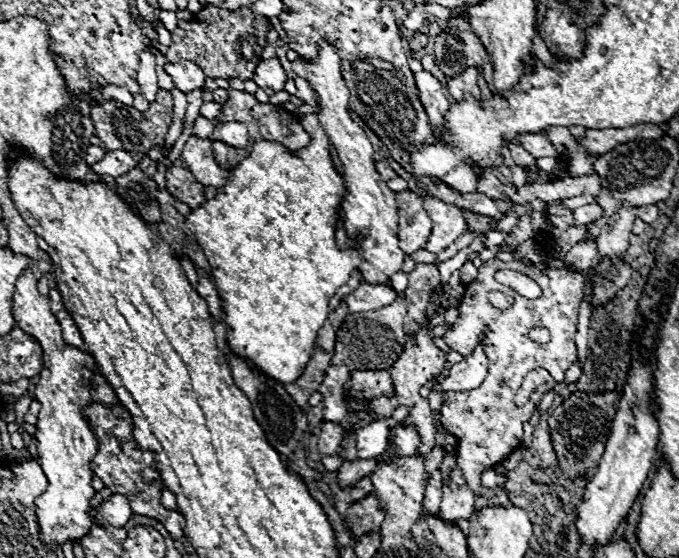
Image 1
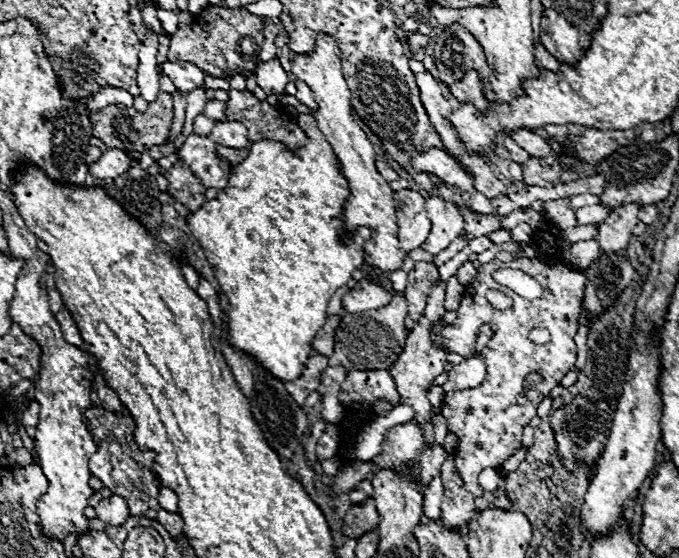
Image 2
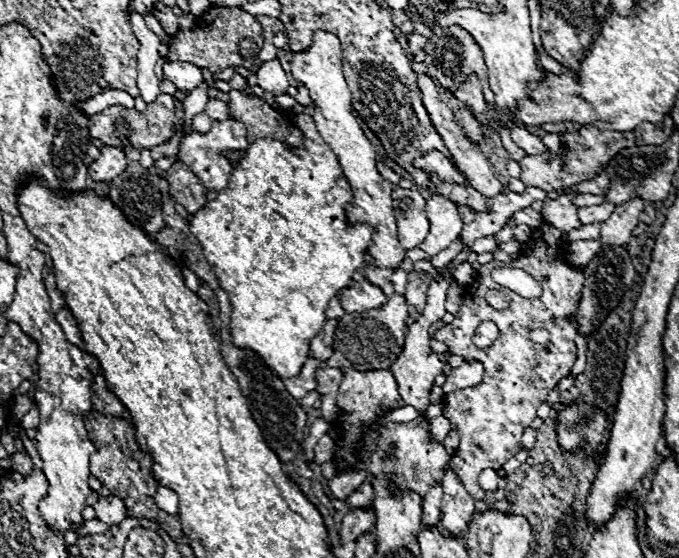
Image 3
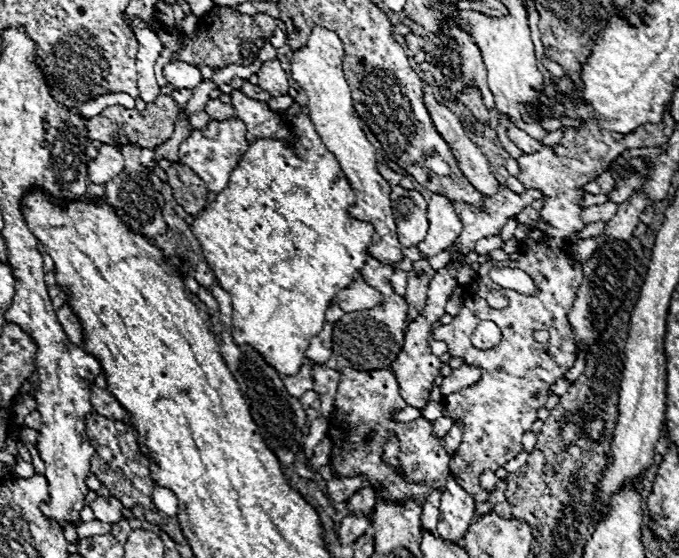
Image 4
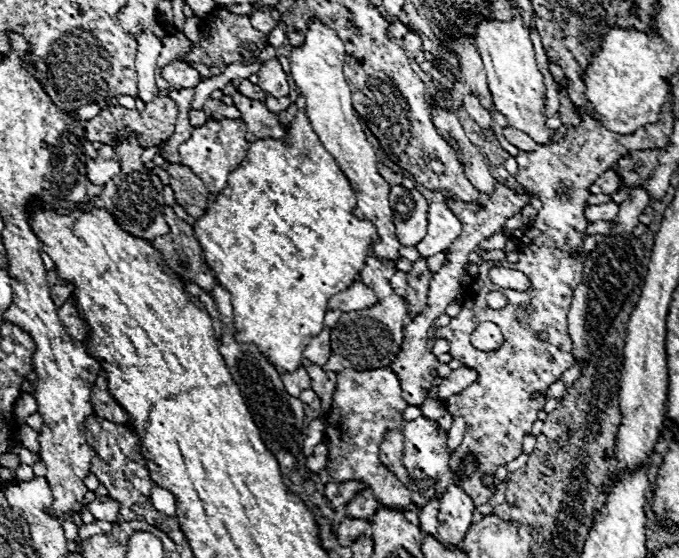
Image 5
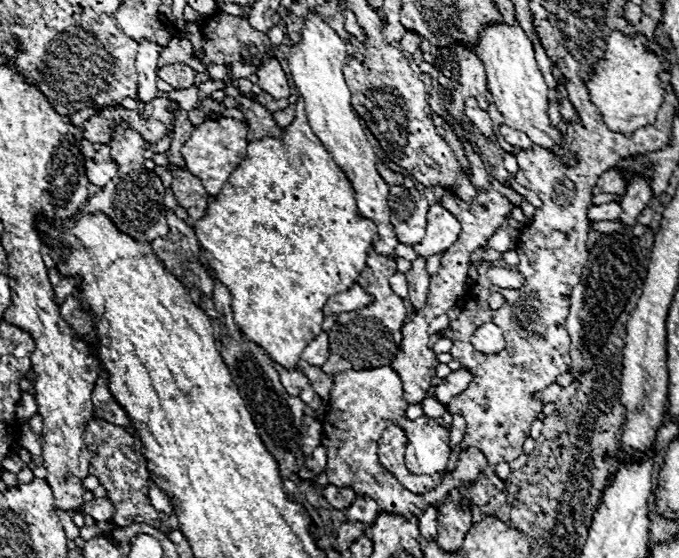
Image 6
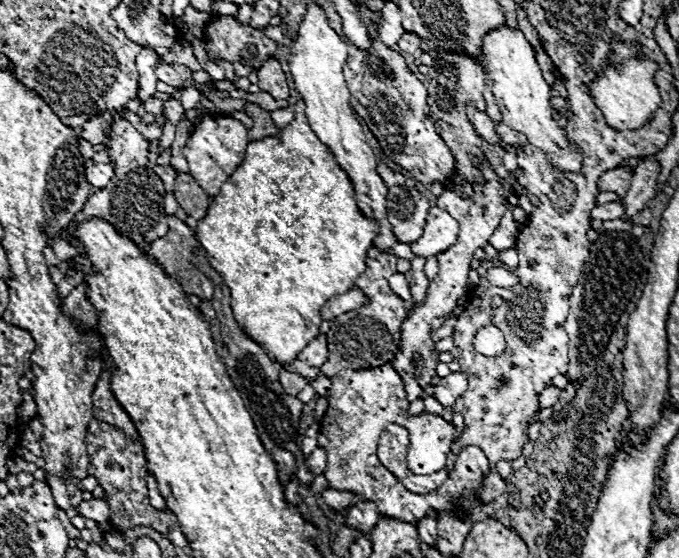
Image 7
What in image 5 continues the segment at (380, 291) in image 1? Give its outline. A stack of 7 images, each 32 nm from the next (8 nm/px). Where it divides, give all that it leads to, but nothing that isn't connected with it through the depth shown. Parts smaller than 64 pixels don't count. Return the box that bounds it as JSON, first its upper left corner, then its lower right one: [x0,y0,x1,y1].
[328,280,378,312]

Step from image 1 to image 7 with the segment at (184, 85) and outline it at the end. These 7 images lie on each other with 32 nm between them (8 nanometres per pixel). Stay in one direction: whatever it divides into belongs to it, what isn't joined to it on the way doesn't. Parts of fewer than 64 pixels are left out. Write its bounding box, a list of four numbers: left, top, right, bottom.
[156,64,192,88]

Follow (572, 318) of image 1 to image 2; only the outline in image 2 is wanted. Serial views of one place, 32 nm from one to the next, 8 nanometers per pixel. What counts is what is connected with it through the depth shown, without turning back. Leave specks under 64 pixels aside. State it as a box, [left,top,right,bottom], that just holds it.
[440,230,584,496]

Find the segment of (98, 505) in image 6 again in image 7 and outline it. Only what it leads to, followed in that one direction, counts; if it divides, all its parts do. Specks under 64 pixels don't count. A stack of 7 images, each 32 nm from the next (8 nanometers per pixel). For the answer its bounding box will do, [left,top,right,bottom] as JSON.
[78,498,110,524]

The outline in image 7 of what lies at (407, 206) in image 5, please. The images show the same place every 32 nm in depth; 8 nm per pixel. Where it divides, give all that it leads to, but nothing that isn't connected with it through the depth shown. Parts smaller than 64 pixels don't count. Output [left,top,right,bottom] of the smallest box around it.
[386,186,430,244]

